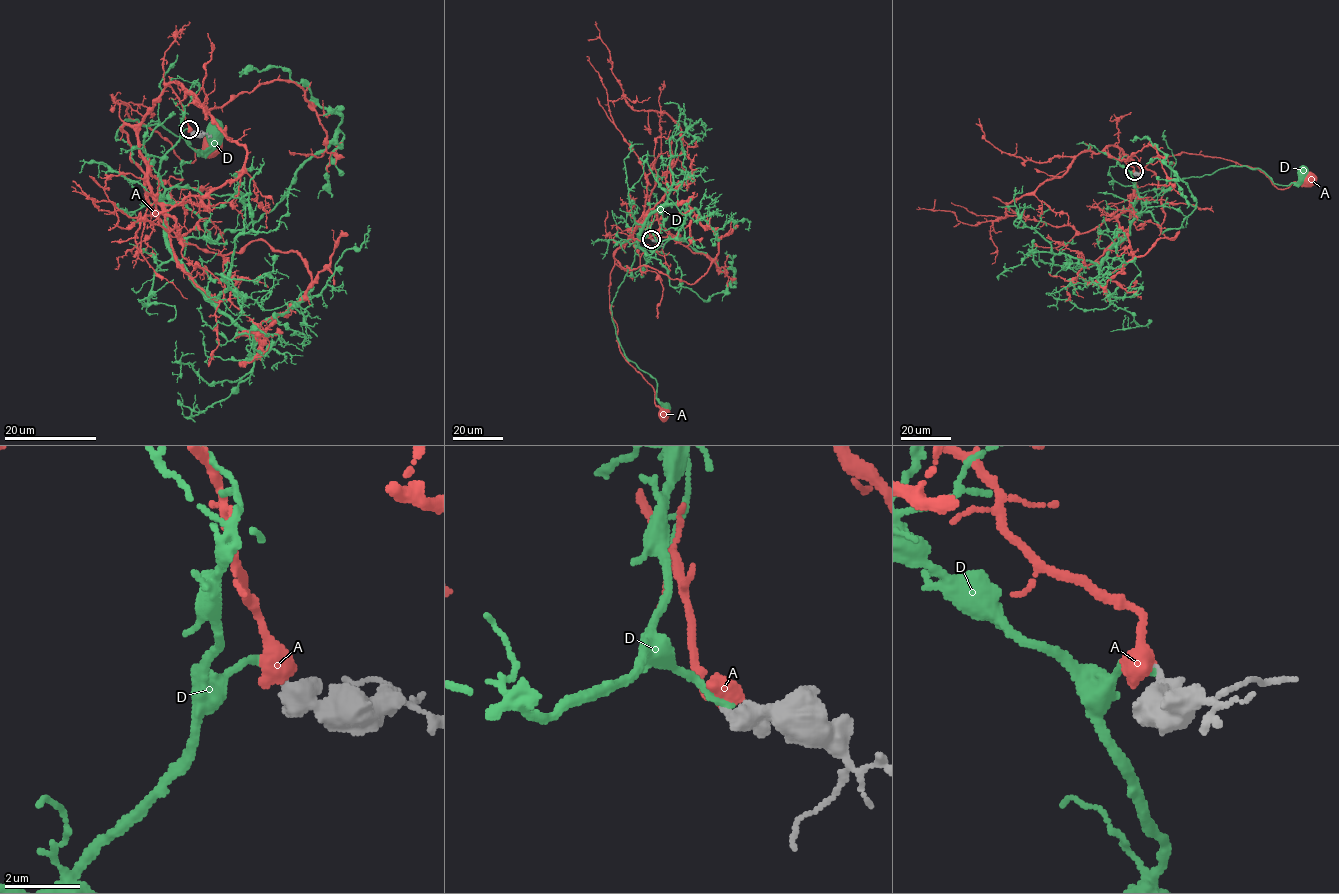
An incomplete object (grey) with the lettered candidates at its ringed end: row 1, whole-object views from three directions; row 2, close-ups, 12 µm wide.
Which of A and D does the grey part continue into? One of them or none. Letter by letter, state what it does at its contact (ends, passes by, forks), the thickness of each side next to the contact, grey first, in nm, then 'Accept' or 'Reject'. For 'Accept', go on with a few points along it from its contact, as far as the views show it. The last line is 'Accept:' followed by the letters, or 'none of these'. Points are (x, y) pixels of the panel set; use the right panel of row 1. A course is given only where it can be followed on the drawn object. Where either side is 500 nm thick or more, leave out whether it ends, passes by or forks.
A: Thickness 400 nm (grey) against 650 nm. Accept. Its course: (1134, 171), (1120, 155), (1117, 147), (1142, 168), (1155, 156), (1183, 152), (1257, 168), (1279, 189), (1310, 180)
D: It ends there. Thickness 440 nm (grey) against 240 nm. Reject
Accept: A

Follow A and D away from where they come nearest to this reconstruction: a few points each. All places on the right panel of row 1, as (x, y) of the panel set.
A: (1134, 171), (1120, 155), (1117, 147), (1142, 168), (1155, 156), (1183, 152), (1257, 168), (1279, 189), (1310, 180)
D: (1135, 172), (1132, 177), (1142, 206), (1170, 180), (1230, 166), (1260, 168), (1279, 185), (1296, 183), (1302, 172)

